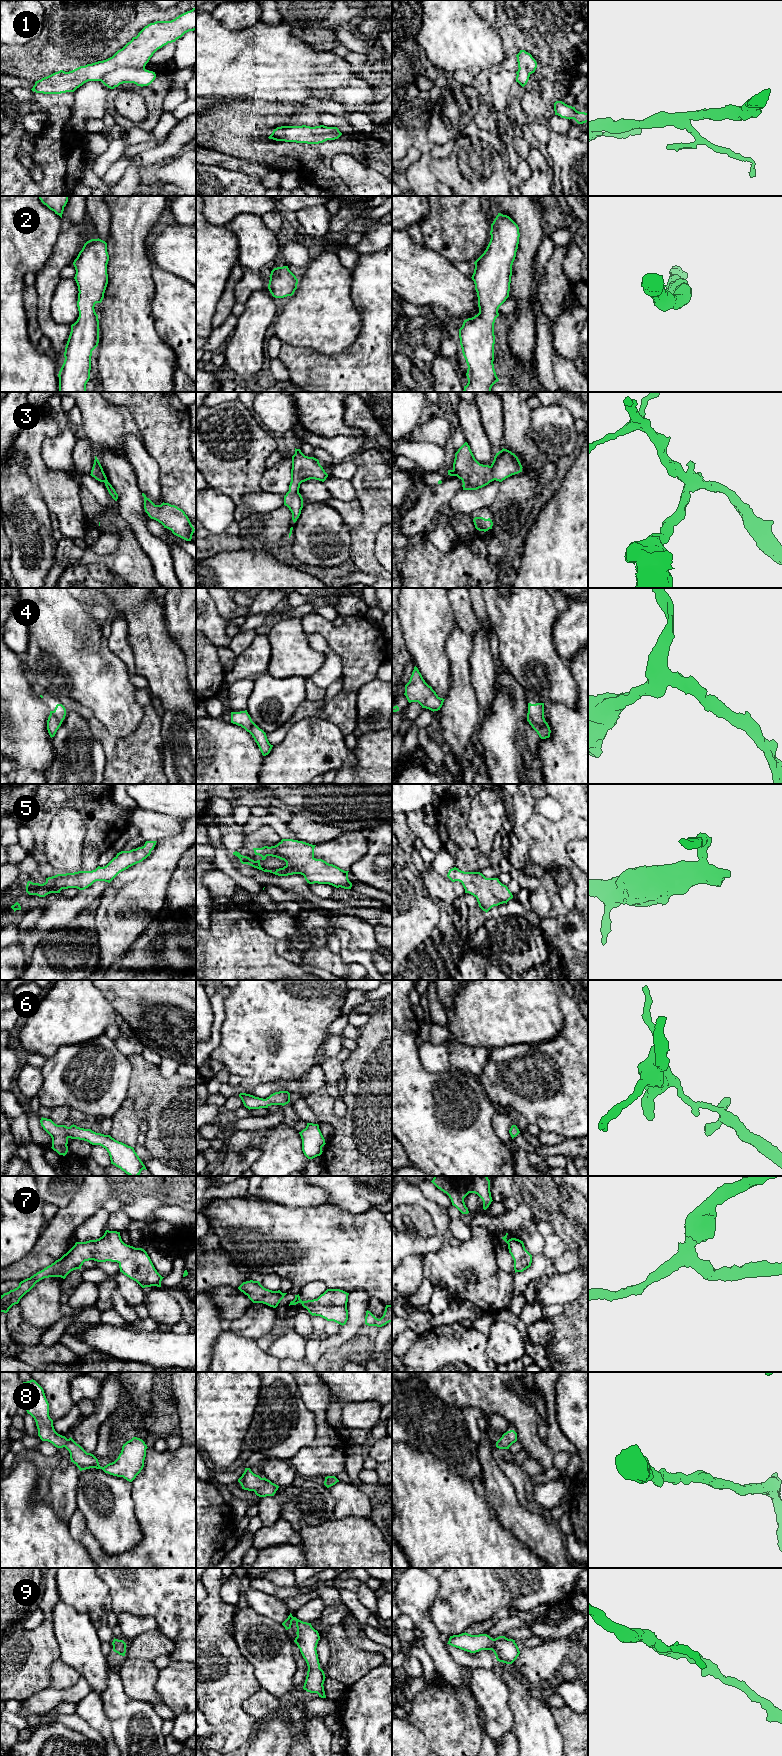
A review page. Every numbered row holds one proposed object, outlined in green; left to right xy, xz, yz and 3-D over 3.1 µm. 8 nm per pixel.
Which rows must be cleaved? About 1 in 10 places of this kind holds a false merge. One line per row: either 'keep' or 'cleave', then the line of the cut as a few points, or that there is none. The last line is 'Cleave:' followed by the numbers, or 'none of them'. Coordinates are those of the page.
1: keep; no cut
2: keep; no cut
3: keep; no cut
4: keep; no cut
5: keep; no cut
6: keep; no cut
7: keep; no cut
8: keep; no cut
9: keep; no cut
Cleave: none of them

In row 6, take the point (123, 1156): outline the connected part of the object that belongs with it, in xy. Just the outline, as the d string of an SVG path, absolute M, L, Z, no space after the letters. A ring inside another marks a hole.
M41 1118L41 1126L52 1138L52 1149L59 1155L68 1152L68 1139L79 1139L92 1145L100 1145L107 1150L111 1164L120 1168L129 1176L139 1176L143 1169L147 1170L134 1148L112 1138L110 1135L96 1133L91 1129L84 1129L71 1125L57 1125L51 1119Z

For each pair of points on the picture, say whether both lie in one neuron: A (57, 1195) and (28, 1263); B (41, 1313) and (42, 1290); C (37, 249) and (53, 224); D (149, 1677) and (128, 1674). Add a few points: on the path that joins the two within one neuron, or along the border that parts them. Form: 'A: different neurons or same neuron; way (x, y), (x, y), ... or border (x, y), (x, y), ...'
A: different neurons; border (77, 1192), (65, 1206), (59, 1208)
B: same neuron; way (41, 1307), (42, 1296)
C: same neuron; way (37, 243), (47, 230)
D: same neuron; way (144, 1676), (133, 1674)

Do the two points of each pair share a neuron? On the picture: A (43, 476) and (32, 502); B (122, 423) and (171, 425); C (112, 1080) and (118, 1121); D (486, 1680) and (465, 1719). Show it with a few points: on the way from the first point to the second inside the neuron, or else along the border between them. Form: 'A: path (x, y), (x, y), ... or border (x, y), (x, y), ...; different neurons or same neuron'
A: border (25, 469), (29, 479), (36, 486), (49, 510); different neurons
B: border (121, 405), (127, 409), (133, 418), (142, 440); different neurons
C: border (124, 1100), (122, 1105), (111, 1116); different neurons
D: border (469, 1677), (469, 1685), (477, 1704); different neurons

